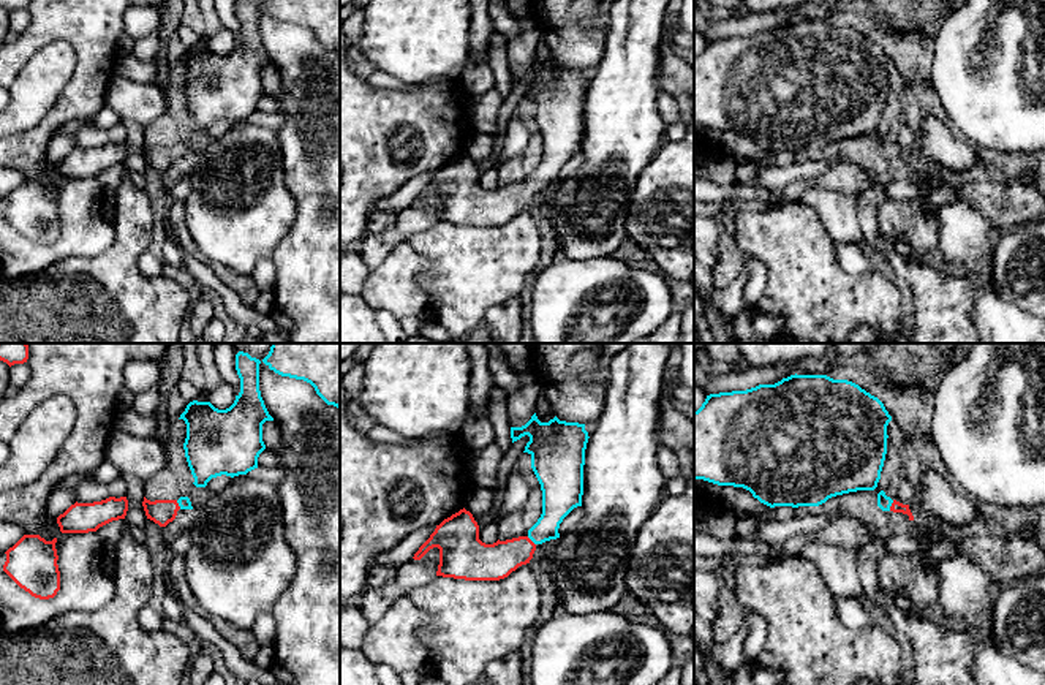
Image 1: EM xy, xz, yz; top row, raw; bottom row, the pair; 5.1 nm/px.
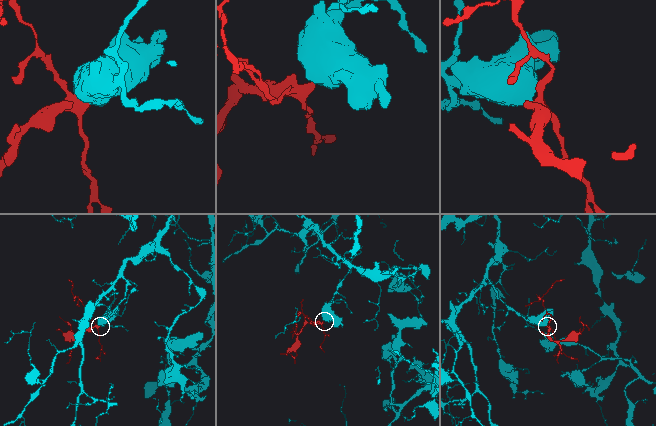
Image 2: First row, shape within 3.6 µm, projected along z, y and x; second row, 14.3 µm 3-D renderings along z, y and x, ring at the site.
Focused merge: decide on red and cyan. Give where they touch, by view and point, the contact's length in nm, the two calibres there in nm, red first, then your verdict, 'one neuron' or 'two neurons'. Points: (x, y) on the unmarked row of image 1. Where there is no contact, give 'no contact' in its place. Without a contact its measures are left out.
yz (892, 151) | 60 nm | 60/70 nm | one neuron

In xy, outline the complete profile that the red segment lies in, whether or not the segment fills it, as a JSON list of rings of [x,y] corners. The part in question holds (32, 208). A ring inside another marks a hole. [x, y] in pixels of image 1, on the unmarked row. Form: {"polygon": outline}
{"polygon": [[[24,180],[6,199],[3,217],[25,237],[49,245],[60,236],[57,184],[46,187],[40,180]]]}

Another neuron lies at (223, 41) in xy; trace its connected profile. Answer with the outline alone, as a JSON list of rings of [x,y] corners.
[[[221,27],[215,35],[209,38],[209,47],[218,54],[226,55],[236,46],[236,38],[231,30]]]

